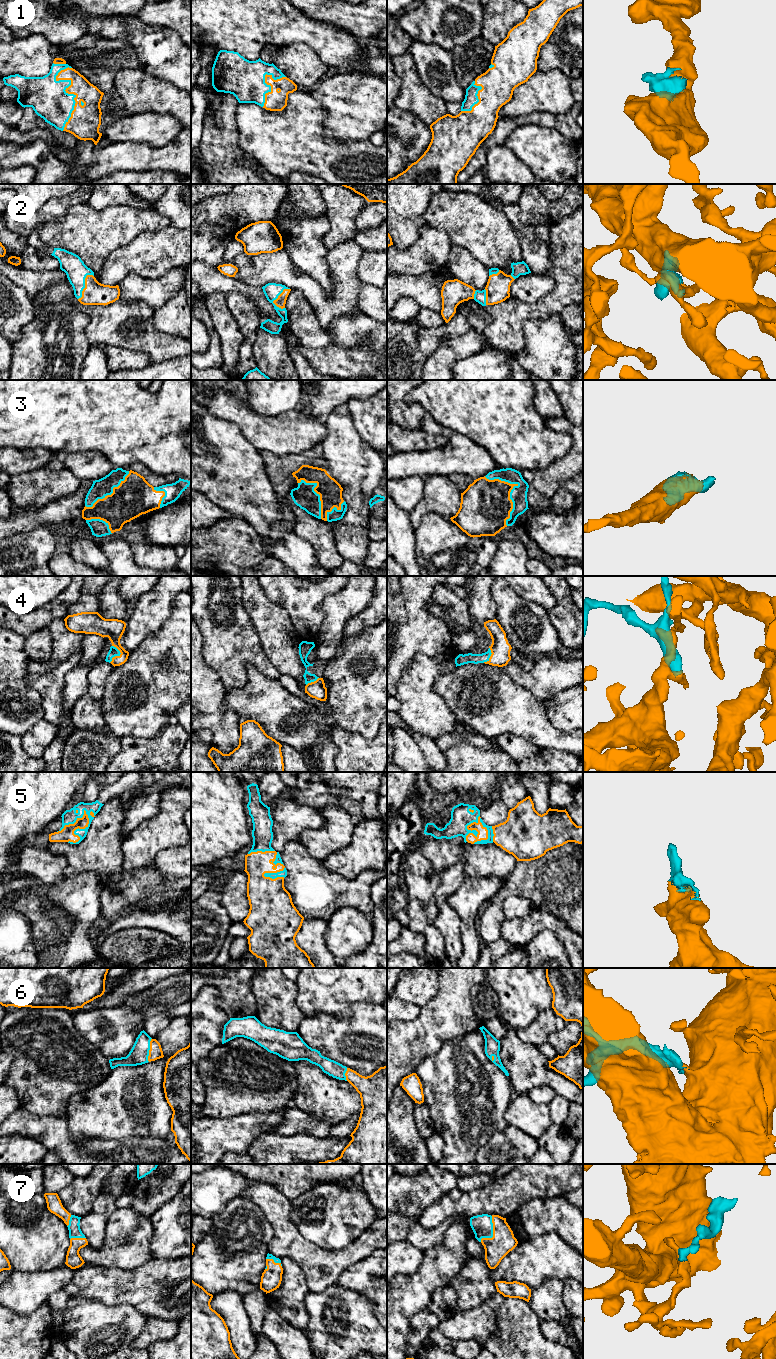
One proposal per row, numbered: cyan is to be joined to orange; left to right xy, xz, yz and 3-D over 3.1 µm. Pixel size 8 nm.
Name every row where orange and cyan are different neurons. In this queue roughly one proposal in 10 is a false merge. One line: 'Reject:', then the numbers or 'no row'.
Reject: no row

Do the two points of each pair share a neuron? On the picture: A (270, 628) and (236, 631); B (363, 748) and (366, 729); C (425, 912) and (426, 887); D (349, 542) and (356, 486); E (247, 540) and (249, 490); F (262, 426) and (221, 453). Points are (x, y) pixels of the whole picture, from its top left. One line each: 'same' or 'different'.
A: different
B: different
C: same
D: same
E: different
F: different

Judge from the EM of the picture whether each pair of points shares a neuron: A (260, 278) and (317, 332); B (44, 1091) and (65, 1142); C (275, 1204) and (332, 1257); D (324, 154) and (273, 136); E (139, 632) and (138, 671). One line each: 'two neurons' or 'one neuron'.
A: two neurons
B: two neurons
C: one neuron
D: one neuron
E: two neurons

